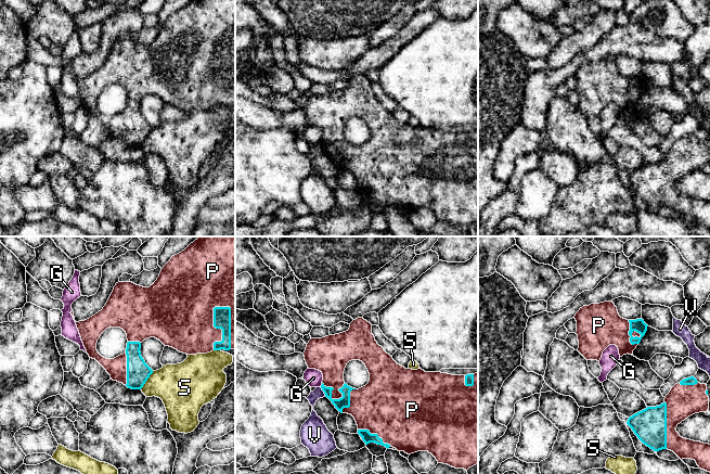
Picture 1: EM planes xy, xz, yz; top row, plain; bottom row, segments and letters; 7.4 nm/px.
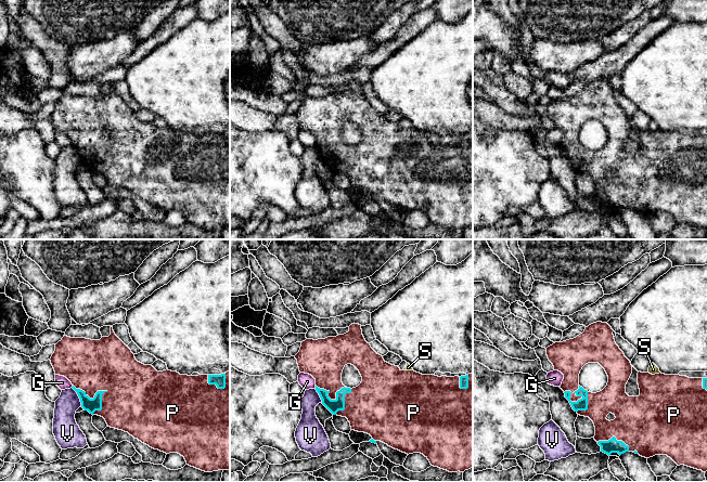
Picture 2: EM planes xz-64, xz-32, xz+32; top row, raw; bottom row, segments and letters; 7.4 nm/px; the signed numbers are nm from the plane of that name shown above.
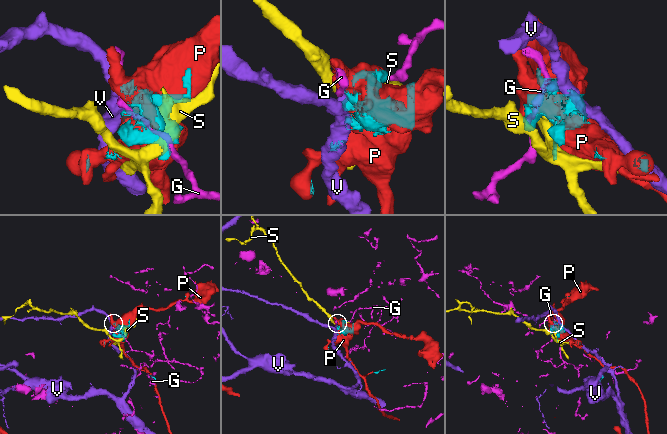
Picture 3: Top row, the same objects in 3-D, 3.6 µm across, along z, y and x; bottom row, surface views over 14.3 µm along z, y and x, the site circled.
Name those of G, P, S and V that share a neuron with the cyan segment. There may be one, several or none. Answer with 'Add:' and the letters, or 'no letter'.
Add: P

